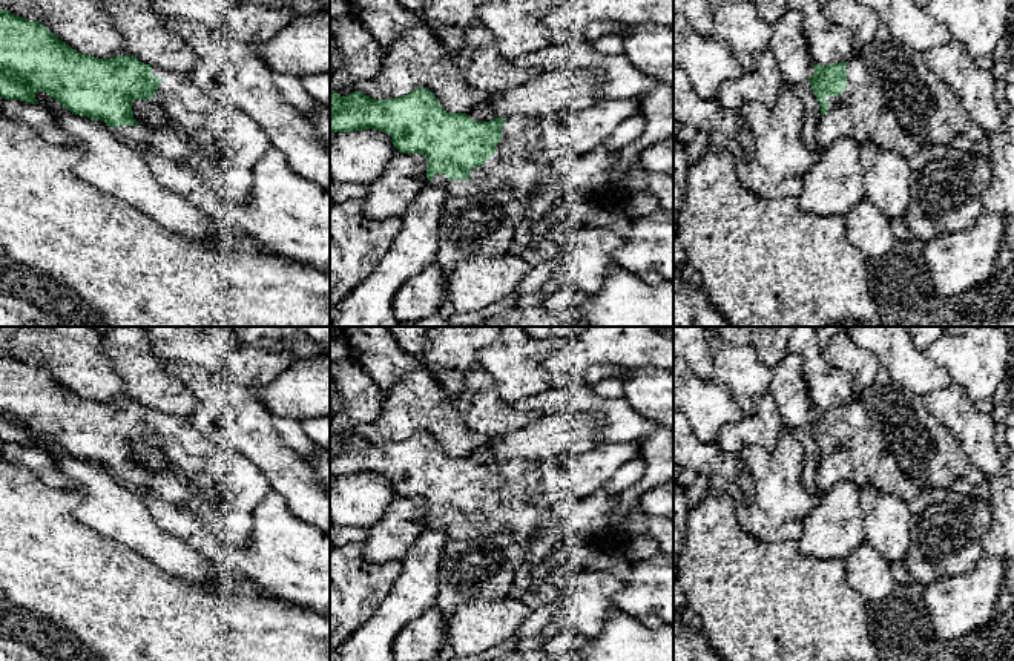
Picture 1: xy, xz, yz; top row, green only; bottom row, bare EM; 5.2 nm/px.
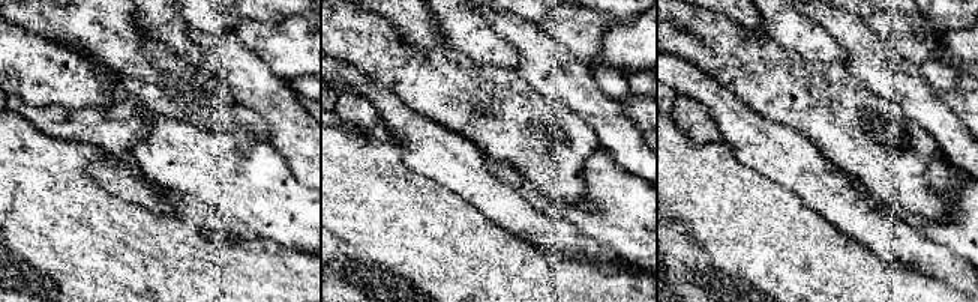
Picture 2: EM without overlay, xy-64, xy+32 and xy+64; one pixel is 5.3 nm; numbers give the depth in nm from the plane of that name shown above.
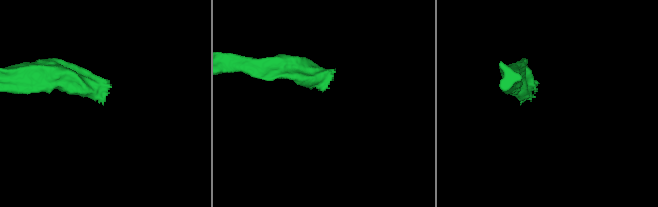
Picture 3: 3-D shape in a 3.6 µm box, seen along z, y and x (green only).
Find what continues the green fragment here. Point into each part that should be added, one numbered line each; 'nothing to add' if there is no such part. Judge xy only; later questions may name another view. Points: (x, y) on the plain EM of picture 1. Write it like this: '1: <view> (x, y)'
1: xy (223, 488)

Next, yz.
1: yz (861, 456)

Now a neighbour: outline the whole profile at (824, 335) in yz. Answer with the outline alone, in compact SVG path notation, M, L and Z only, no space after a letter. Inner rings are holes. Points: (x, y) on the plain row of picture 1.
M815 327L821 348L824 350L830 344L830 340L844 328L845 327Z

